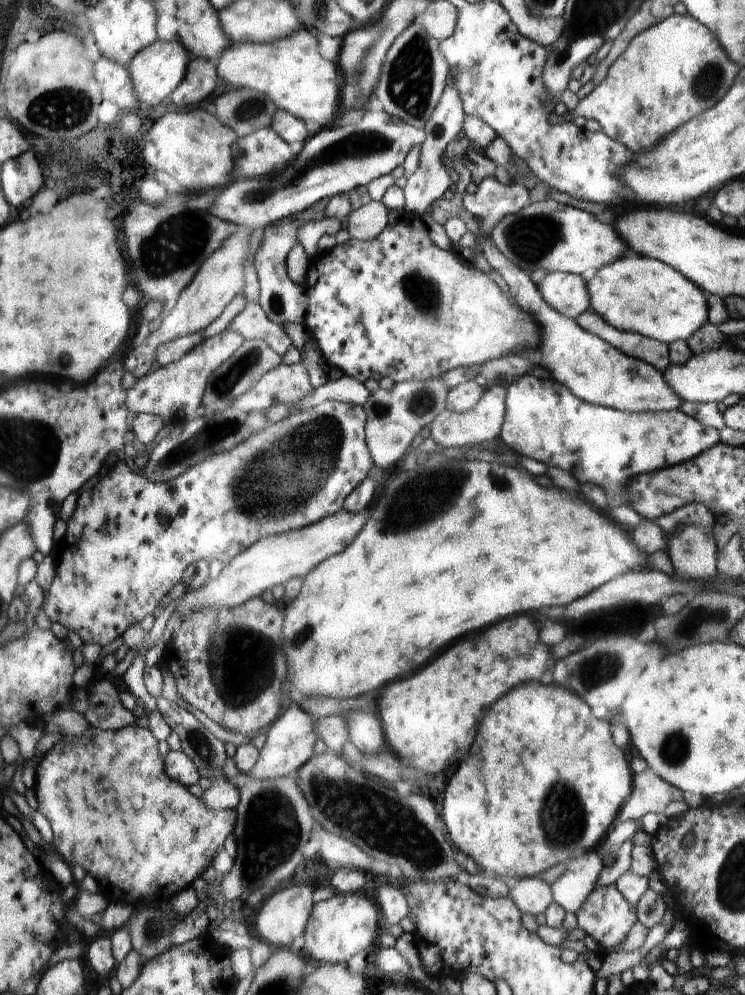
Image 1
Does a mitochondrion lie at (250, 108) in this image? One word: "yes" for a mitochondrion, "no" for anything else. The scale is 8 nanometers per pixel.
yes

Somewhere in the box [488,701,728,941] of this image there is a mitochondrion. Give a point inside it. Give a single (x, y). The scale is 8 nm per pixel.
(563, 818)

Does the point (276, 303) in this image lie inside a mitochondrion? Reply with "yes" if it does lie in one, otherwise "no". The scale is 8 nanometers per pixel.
yes

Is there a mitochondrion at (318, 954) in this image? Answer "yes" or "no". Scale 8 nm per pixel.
no

